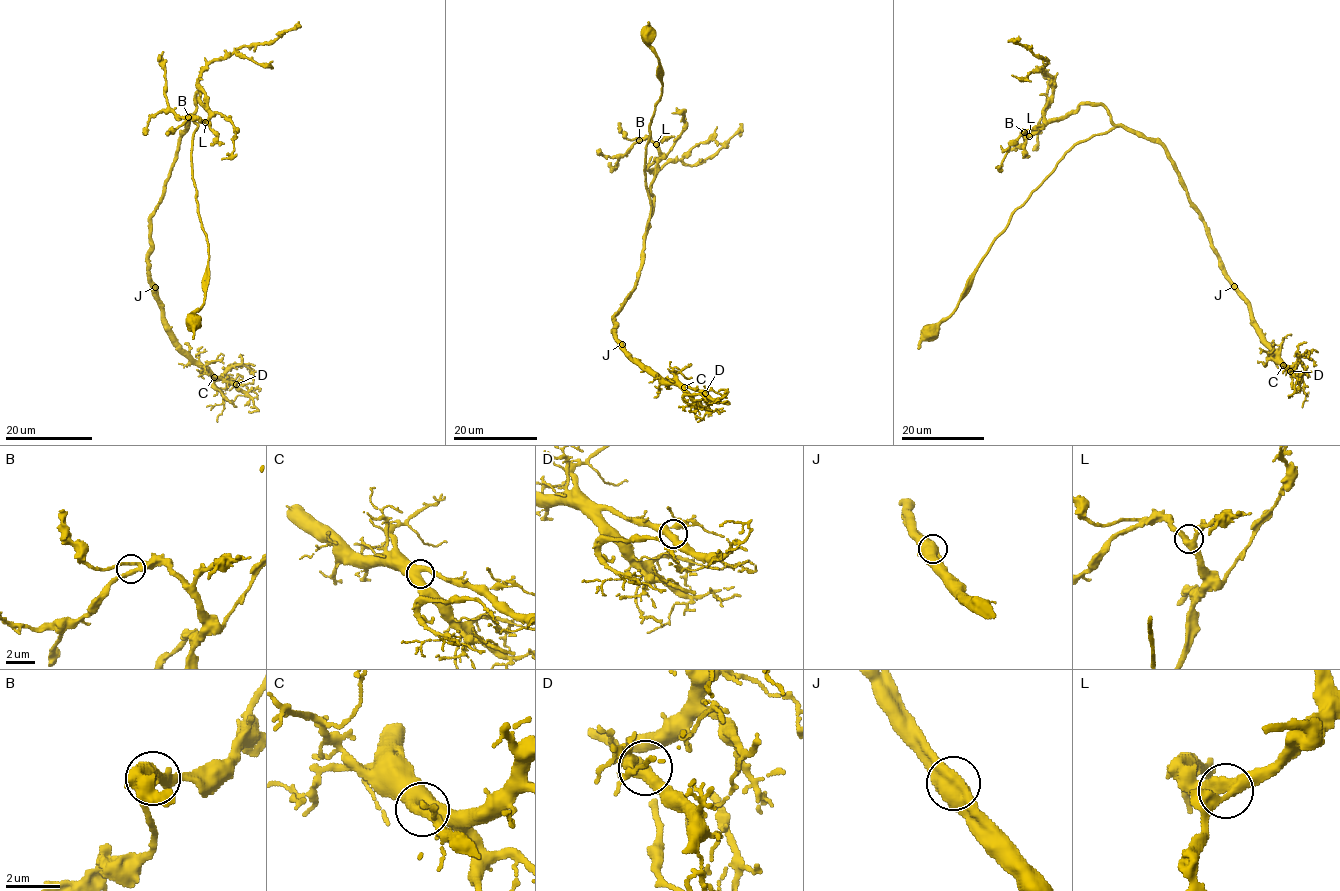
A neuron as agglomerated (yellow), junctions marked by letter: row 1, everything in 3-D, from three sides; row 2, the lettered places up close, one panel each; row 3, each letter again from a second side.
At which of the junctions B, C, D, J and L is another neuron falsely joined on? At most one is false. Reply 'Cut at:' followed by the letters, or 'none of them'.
Cut at: none of them

